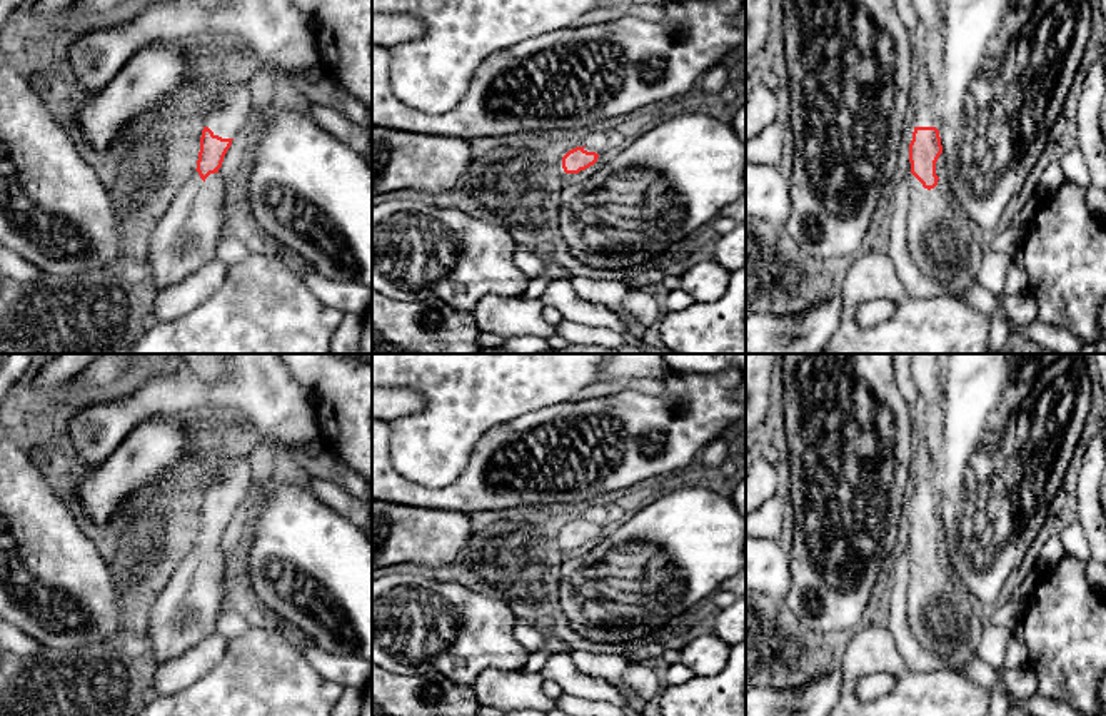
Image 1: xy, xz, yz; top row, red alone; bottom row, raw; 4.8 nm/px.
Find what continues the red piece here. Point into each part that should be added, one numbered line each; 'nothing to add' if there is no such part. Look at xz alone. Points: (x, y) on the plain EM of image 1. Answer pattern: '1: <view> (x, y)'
1: xz (574, 551)

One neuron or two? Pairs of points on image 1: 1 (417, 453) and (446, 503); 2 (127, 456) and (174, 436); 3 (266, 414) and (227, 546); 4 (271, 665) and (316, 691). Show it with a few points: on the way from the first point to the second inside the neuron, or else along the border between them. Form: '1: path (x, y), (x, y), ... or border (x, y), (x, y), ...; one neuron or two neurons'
1: border (467, 464), (439, 488), (401, 474); two neurons
2: path (139, 456), (162, 443); one neuron
3: border (259, 434), (277, 438), (286, 446); two neurons
4: path (282, 676), (297, 691), (304, 691); one neuron

